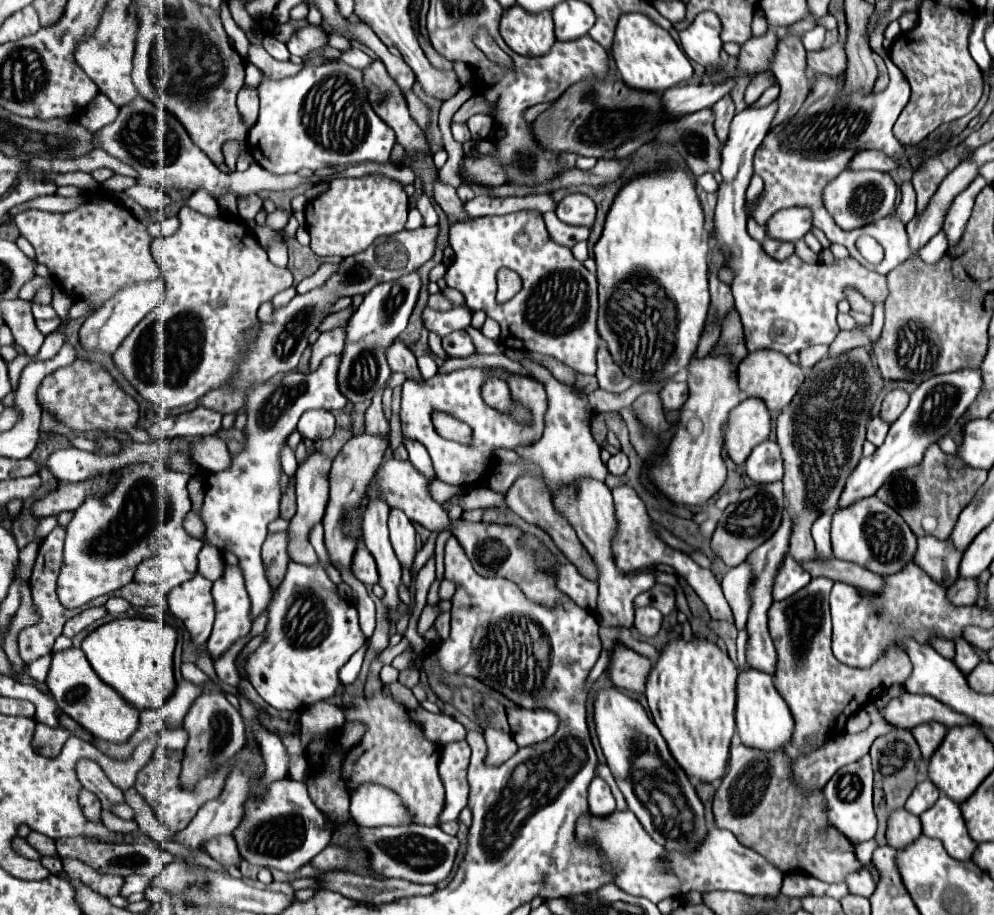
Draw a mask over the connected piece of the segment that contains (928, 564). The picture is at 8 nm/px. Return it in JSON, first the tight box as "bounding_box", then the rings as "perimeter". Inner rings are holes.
{"bounding_box":[914,536,962,588],"perimeter":[[[934,536],[918,538],[918,552],[914,562],[940,586],[950,588],[958,580],[958,564],[962,554],[952,548],[948,540],[936,540]]]}

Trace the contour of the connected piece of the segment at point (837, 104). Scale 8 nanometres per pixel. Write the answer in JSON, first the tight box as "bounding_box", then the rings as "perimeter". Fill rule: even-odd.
{"bounding_box":[752,68,916,276],"perimeter":[[[890,68],[890,86],[886,90],[882,90],[882,94],[874,94],[872,90],[866,92],[862,88],[852,94],[844,94],[846,90],[844,90],[844,84],[838,84],[838,76],[830,76],[830,74],[814,76],[812,90],[810,90],[808,98],[804,100],[802,108],[798,110],[798,114],[788,118],[780,126],[774,126],[756,150],[754,174],[758,174],[764,180],[764,190],[758,198],[752,218],[760,226],[764,226],[768,222],[768,218],[782,208],[802,206],[802,208],[812,210],[812,216],[814,216],[812,224],[816,228],[820,228],[828,236],[830,242],[846,246],[850,256],[854,256],[868,270],[886,276],[890,270],[894,270],[898,264],[902,264],[906,260],[904,224],[898,224],[898,220],[894,220],[892,216],[886,216],[878,224],[870,224],[866,228],[846,232],[846,230],[838,228],[836,222],[828,216],[828,212],[822,204],[822,198],[820,198],[822,188],[826,186],[826,180],[830,180],[830,178],[838,176],[838,172],[846,170],[848,168],[846,164],[850,164],[850,160],[854,158],[854,154],[858,150],[866,150],[866,148],[882,150],[884,154],[894,158],[902,168],[910,170],[912,174],[916,172],[916,168],[910,164],[910,160],[904,158],[906,148],[898,142],[898,138],[892,132],[894,122],[898,120],[900,112],[904,110],[904,106],[910,100],[910,84],[906,82],[906,76],[900,74],[900,78],[896,78],[896,74],[900,74],[900,72],[896,68]],[[862,234],[876,238],[880,242],[880,246],[884,248],[884,260],[880,262],[880,266],[870,266],[856,250],[856,240]]]}

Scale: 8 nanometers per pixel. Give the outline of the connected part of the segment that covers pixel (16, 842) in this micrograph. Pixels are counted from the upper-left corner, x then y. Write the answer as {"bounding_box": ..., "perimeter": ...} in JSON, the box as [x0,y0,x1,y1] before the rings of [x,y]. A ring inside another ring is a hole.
{"bounding_box":[12,836,40,860],"perimeter":[[[16,836],[16,838],[12,840],[12,848],[14,848],[20,856],[24,856],[24,858],[32,858],[32,860],[38,860],[38,858],[40,858],[40,854],[38,854],[24,838],[20,838],[20,836]]]}

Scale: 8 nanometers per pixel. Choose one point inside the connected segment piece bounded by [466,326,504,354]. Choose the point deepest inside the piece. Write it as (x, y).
(483, 345)

